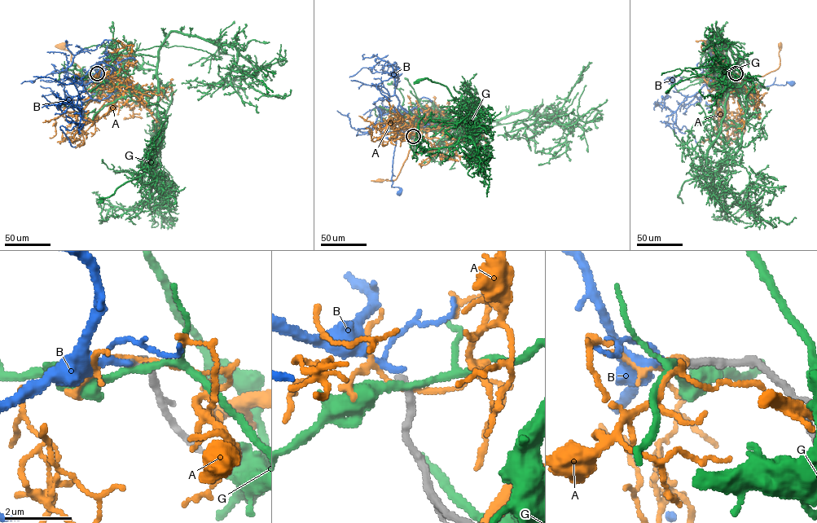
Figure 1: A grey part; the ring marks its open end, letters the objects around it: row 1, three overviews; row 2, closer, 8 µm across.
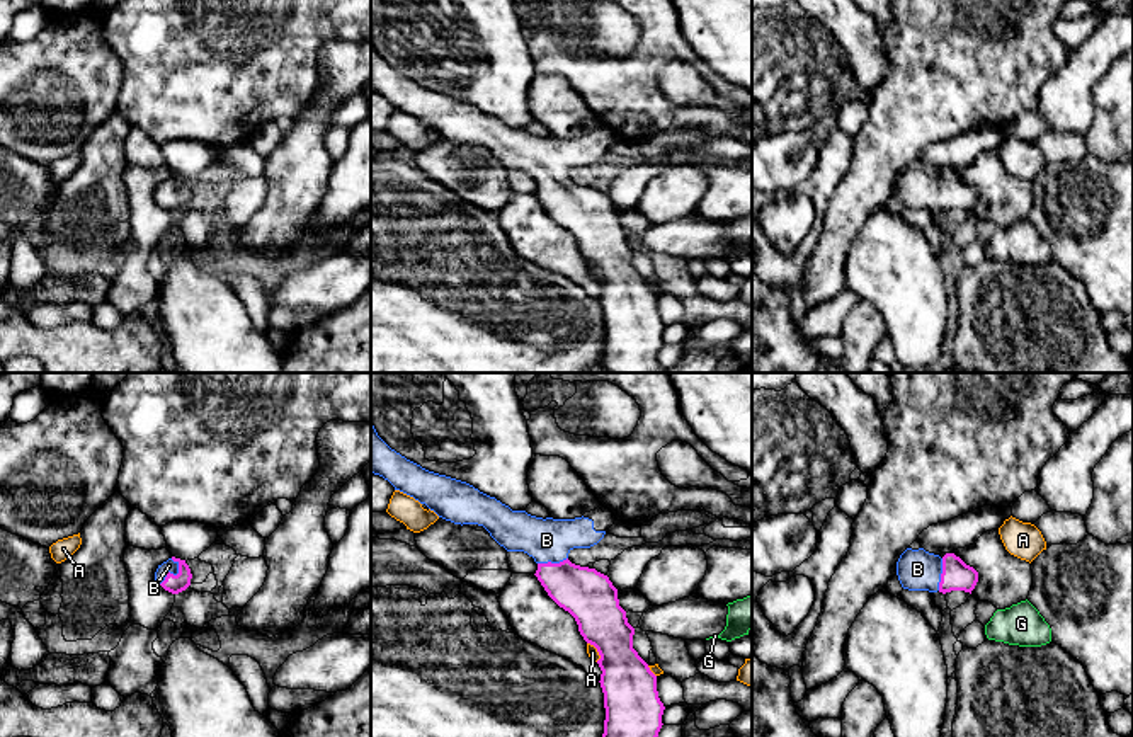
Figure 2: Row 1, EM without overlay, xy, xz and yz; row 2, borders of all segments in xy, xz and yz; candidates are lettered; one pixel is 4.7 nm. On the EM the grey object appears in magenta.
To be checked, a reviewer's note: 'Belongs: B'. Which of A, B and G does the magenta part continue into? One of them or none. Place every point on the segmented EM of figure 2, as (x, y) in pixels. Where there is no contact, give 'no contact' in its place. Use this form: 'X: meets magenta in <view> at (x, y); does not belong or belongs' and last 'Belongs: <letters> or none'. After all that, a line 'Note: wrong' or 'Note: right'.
A: meets magenta in xz at (597, 651); does not belong
B: meets magenta in xy at (172, 574); belongs
G: no contact; does not belong
Belongs: B
Note: right

